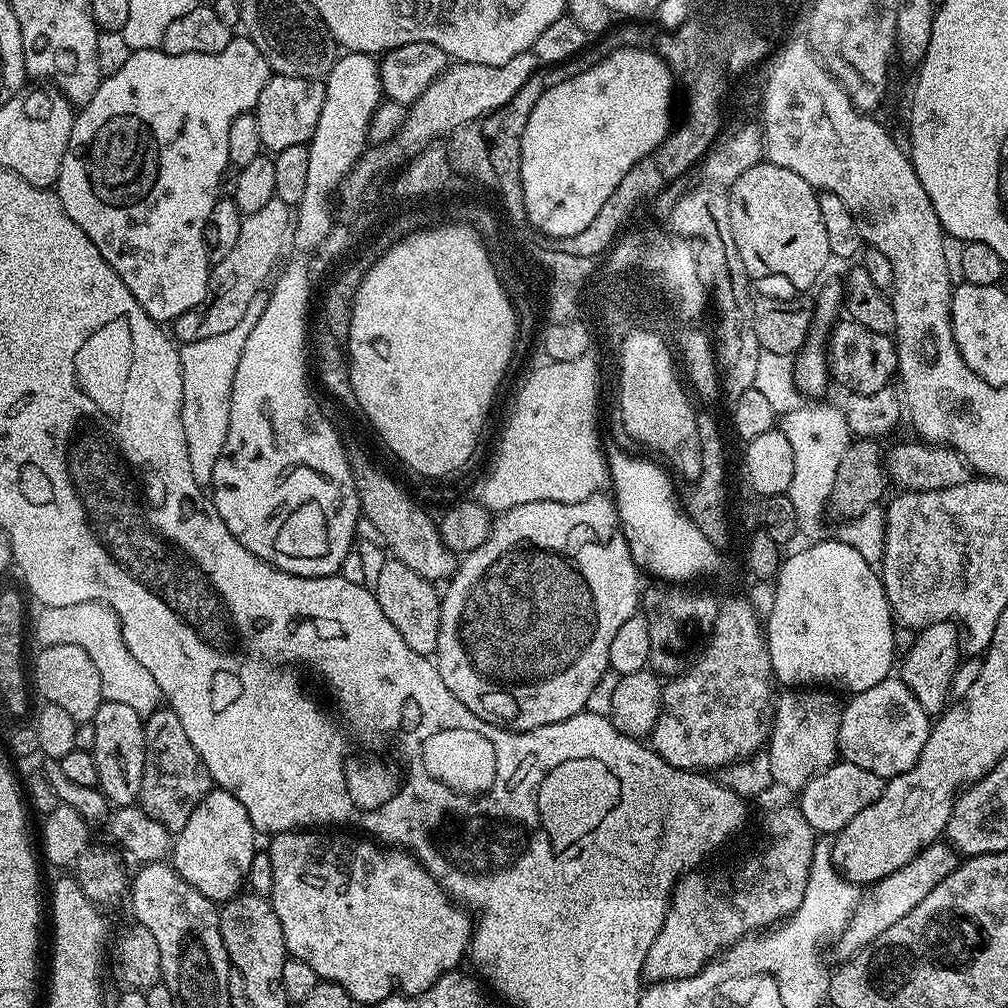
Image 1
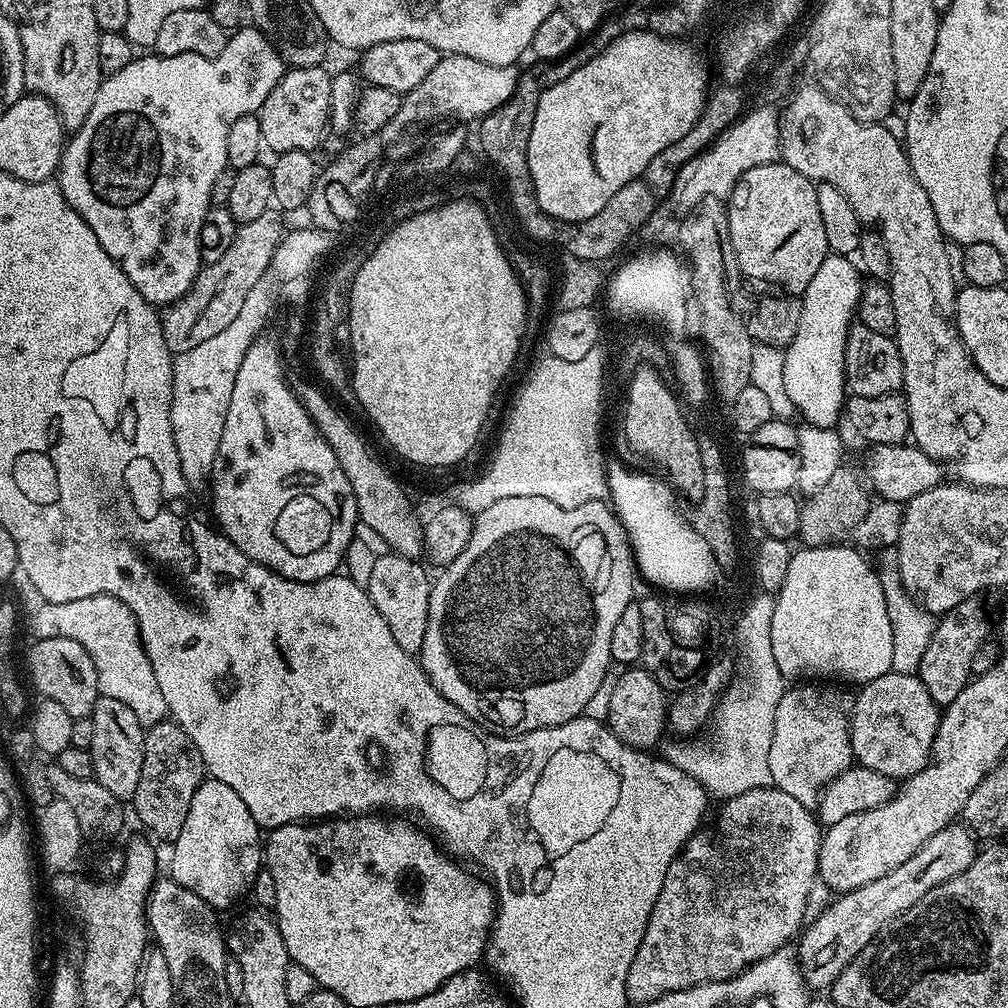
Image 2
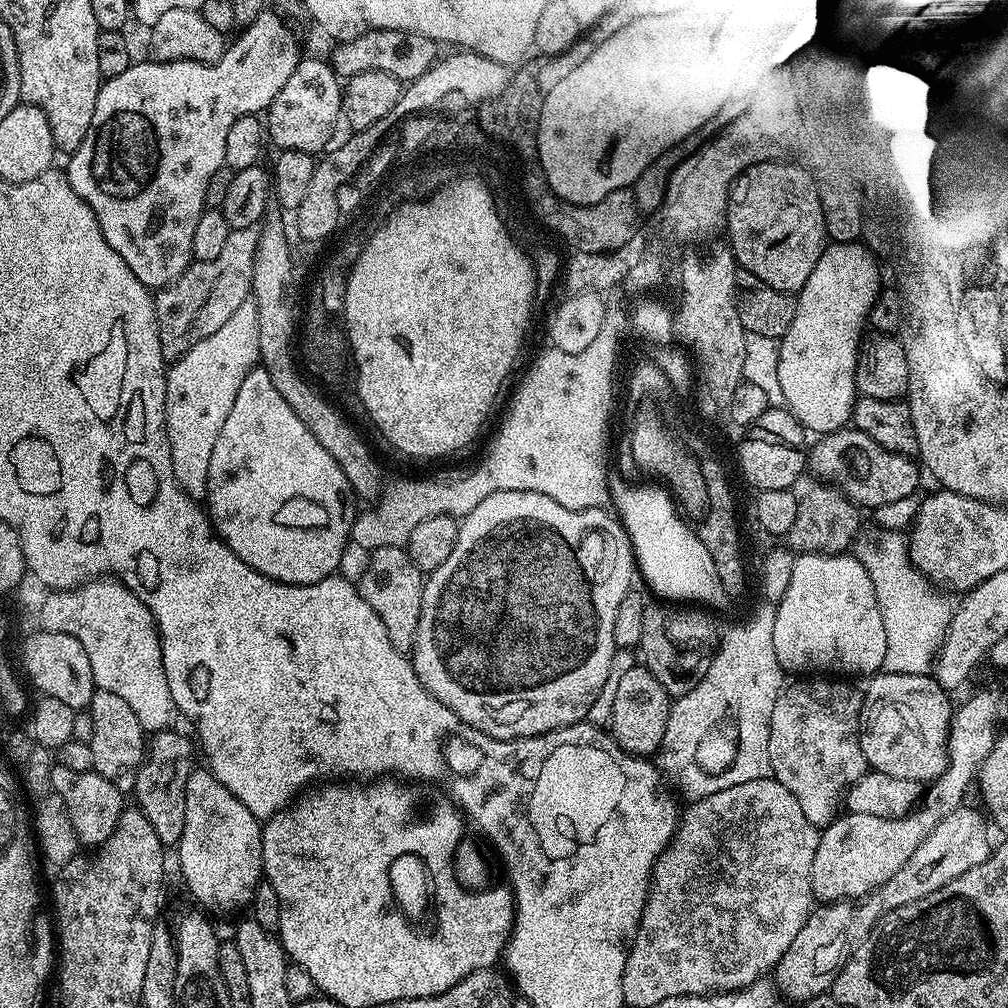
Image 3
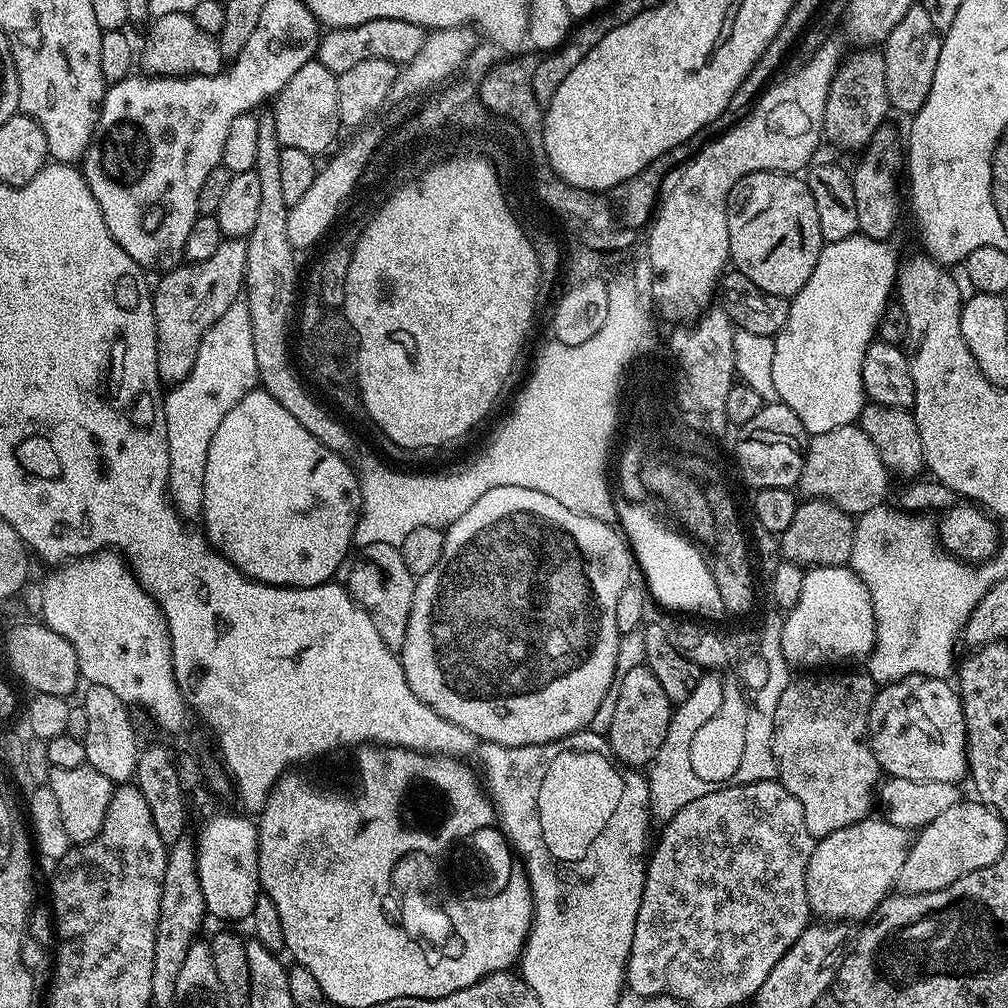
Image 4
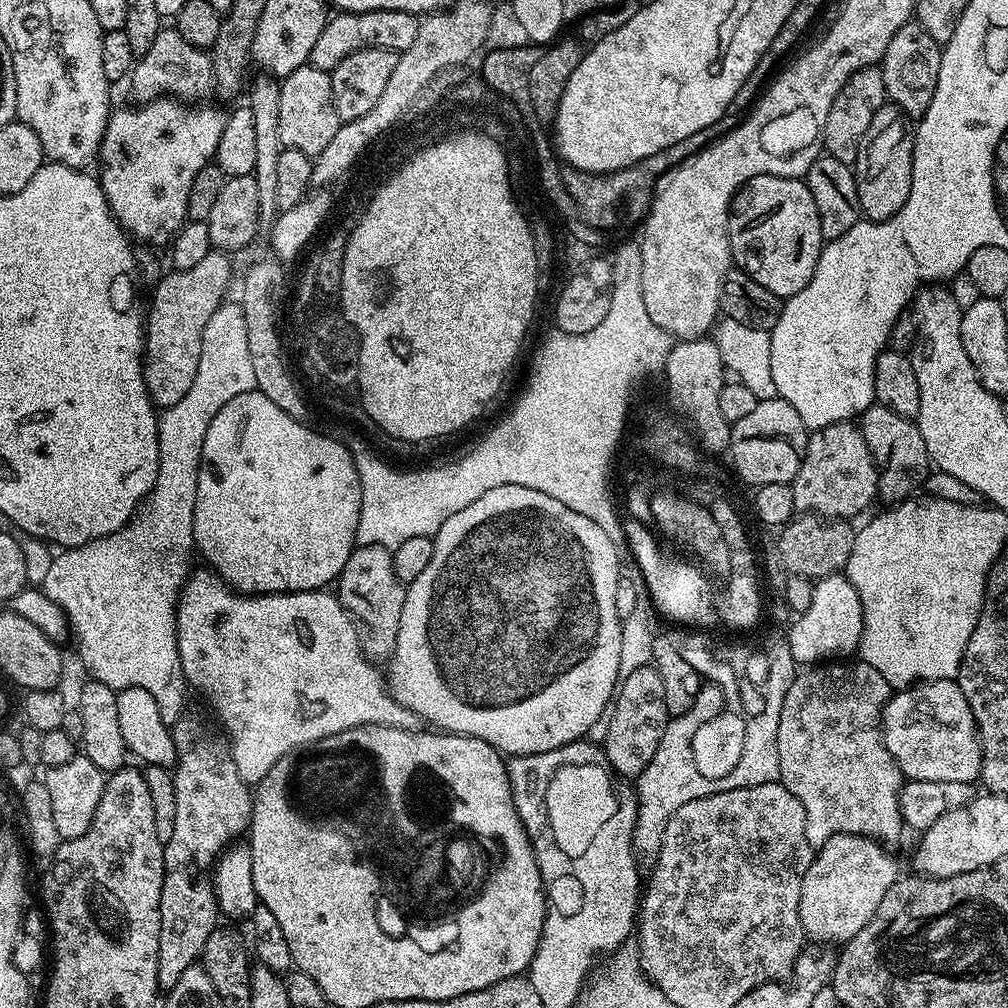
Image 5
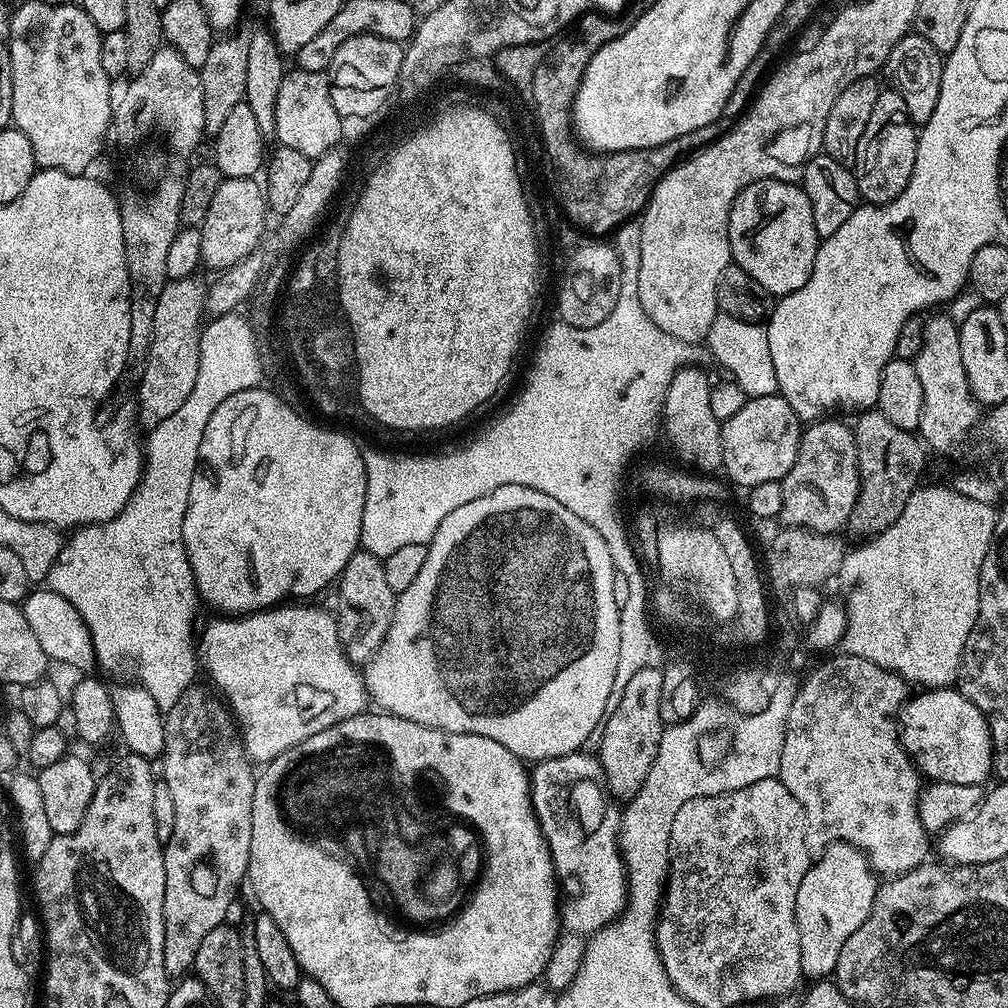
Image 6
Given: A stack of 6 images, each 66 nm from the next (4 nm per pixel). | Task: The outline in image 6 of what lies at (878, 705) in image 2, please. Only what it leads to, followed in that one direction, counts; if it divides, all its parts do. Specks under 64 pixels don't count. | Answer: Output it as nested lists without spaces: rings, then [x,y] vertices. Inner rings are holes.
[[[955,687],[929,688],[929,692],[909,695],[898,713],[901,746],[929,781],[983,785],[984,779],[994,772],[988,720],[980,708]]]

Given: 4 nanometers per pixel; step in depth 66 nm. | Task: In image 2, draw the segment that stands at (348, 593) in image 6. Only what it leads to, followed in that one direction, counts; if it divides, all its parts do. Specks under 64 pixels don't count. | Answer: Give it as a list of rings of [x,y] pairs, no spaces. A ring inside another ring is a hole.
[[[385,551],[385,556],[380,556],[372,564],[372,569],[368,572],[368,584],[366,591],[370,602],[374,602],[374,610],[382,614],[382,619],[386,621],[386,626],[390,626],[390,634],[394,634],[394,642],[402,646],[402,650],[413,654],[419,654],[422,650],[422,642],[426,642],[426,628],[428,615],[430,614],[430,594],[432,593],[433,581],[428,580],[428,572],[419,563],[419,559],[411,556],[399,556],[397,552]]]

